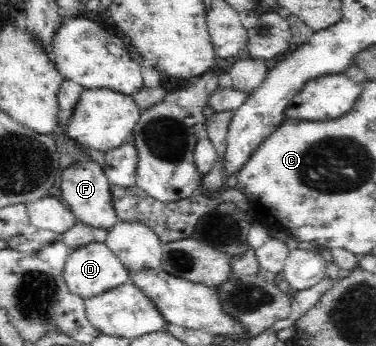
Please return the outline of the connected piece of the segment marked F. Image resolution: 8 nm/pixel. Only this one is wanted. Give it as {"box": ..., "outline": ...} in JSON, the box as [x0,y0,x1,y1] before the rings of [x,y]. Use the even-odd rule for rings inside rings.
{"box":[60,160,119,230],"outline":[[[95,160],[76,161],[69,167],[62,169],[60,175],[62,198],[67,202],[67,206],[69,206],[69,210],[74,214],[76,220],[79,220],[82,224],[89,224],[94,228],[107,230],[117,224],[119,219],[113,208],[111,184],[104,169]]]}

